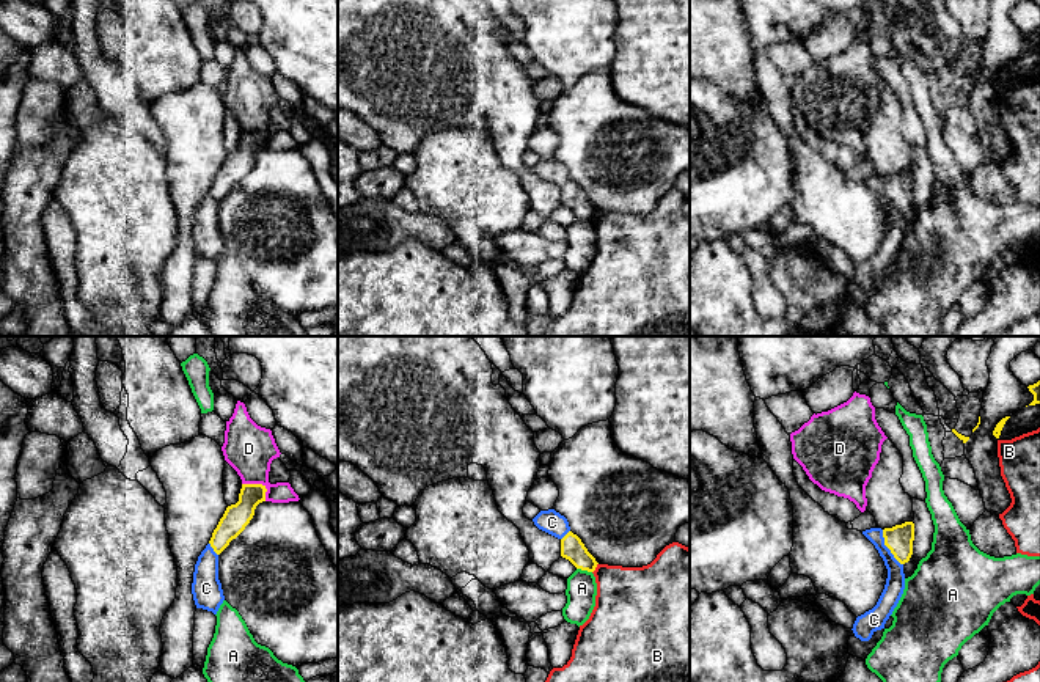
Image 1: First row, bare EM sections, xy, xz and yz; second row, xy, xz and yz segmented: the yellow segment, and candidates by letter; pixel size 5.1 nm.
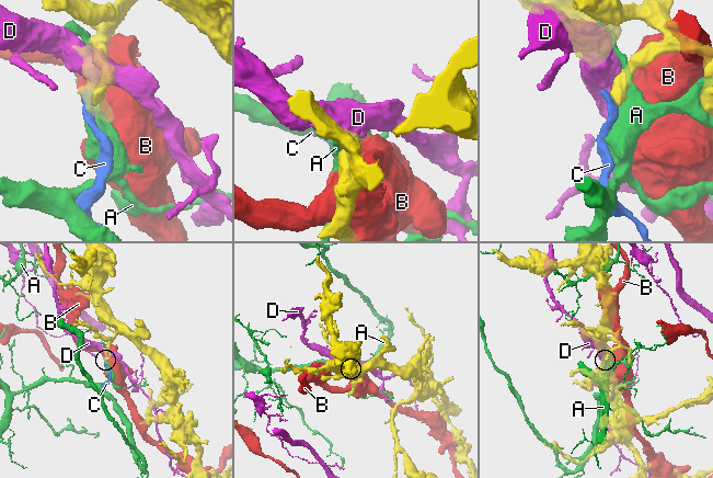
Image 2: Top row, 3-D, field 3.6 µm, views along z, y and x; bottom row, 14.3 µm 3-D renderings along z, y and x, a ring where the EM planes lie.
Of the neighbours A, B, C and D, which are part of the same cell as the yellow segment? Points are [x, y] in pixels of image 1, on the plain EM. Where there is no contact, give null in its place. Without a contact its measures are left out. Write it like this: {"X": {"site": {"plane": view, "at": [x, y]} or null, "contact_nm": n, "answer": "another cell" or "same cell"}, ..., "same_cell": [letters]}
{"A": {"site": {"plane": "xz", "at": [585, 217]}, "contact_nm": 80, "answer": "another cell"}, "B": {"site": {"plane": "xz", "at": [596, 214]}, "contact_nm": 60, "answer": "another cell"}, "C": {"site": {"plane": "yz", "at": [886, 194]}, "contact_nm": 220, "answer": "another cell"}, "D": {"site": {"plane": "xy", "at": [260, 132]}, "contact_nm": 160, "answer": "another cell"}, "same_cell": []}

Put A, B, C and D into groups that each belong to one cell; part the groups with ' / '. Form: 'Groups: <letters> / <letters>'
Groups: A / B / C / D

